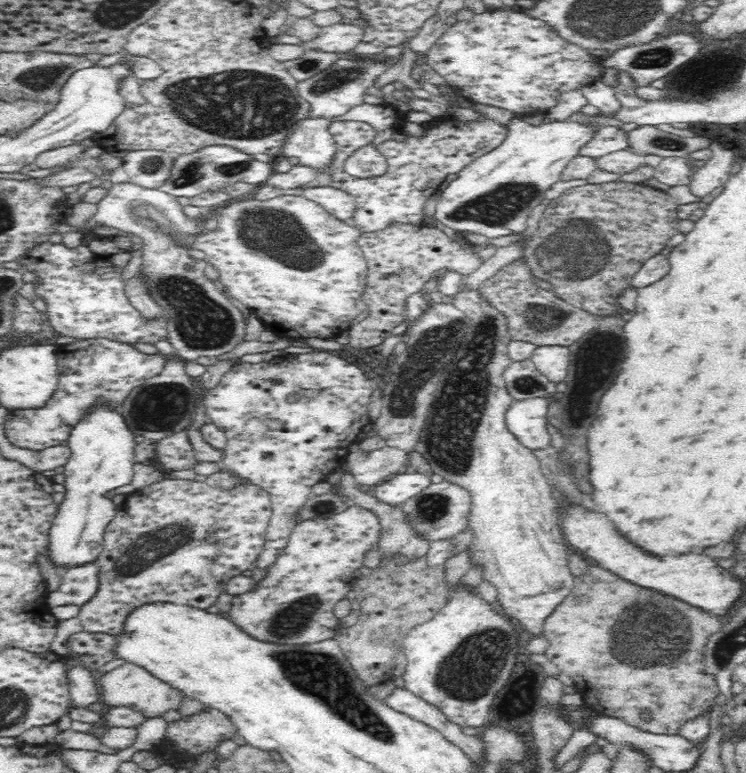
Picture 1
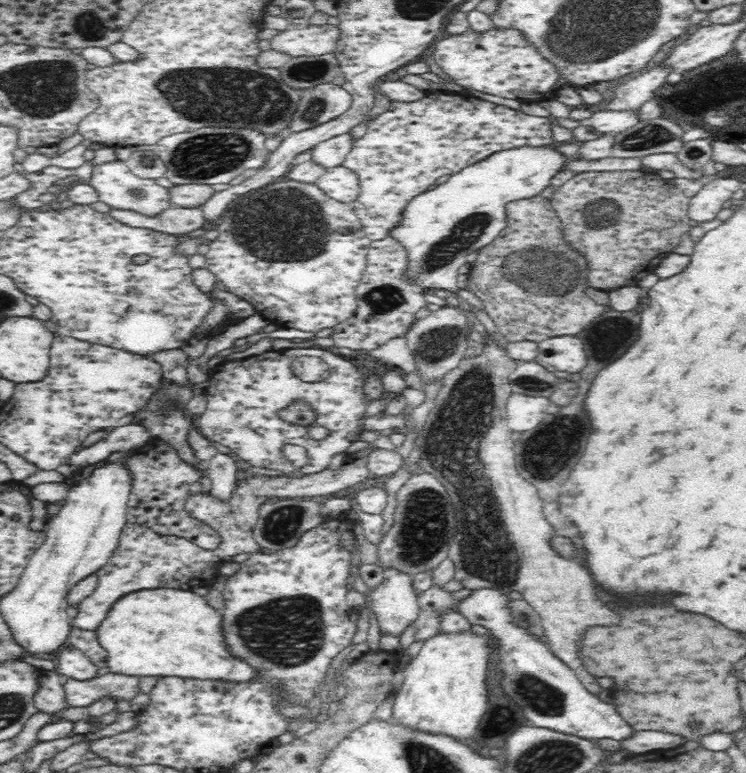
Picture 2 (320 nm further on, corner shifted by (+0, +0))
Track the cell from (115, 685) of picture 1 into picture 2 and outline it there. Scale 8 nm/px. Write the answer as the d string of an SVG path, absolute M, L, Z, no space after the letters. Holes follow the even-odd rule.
M107 673L90 680L70 680L64 684L66 701L70 706L90 706L104 698L115 702L130 702L140 694L140 676L124 673Z

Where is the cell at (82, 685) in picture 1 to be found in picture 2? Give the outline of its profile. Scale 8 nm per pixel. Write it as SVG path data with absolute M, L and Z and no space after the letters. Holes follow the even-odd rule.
M70 646L61 648L54 663L54 670L70 680L90 680L99 669L81 650Z

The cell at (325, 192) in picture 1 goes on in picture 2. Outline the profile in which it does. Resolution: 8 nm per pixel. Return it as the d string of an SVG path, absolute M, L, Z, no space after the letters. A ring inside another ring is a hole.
M342 165L326 169L325 173L317 178L315 185L332 200L342 204L354 202L360 192L356 174Z

